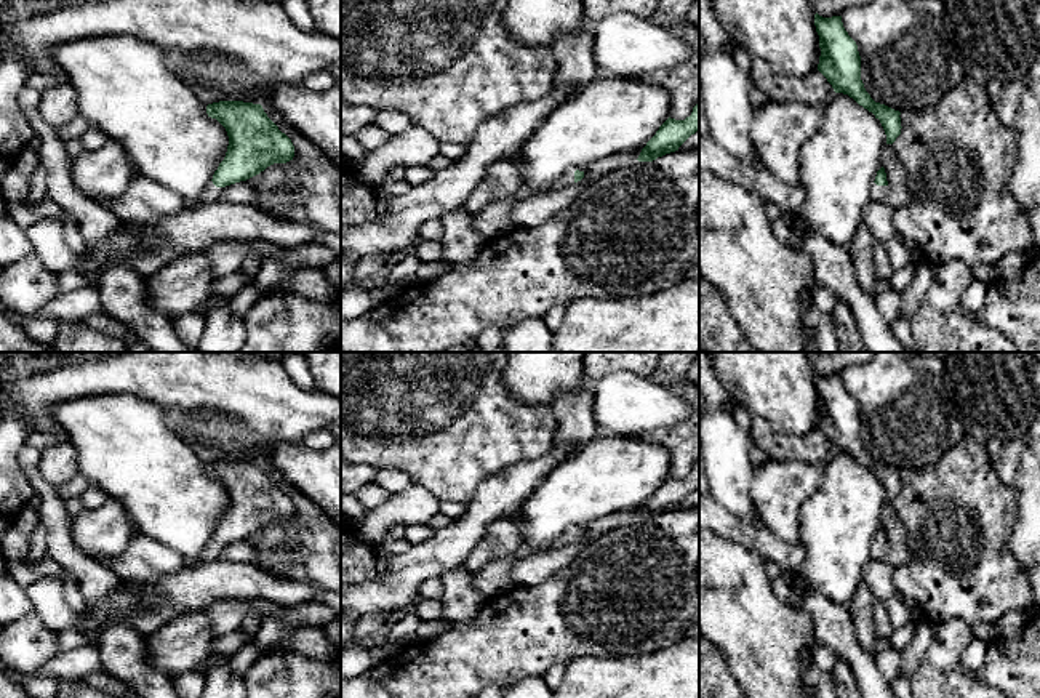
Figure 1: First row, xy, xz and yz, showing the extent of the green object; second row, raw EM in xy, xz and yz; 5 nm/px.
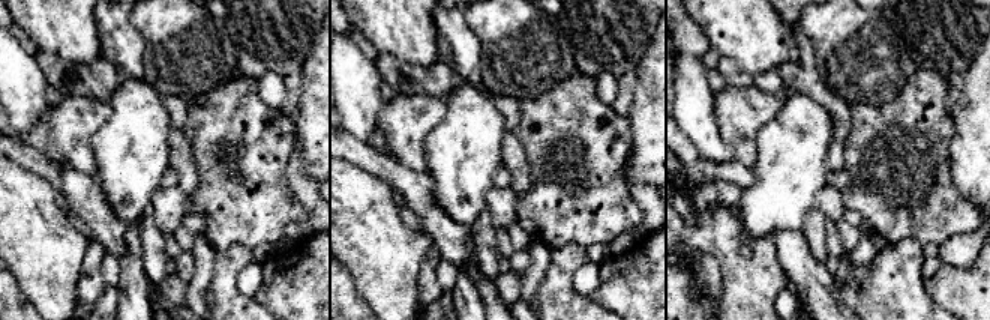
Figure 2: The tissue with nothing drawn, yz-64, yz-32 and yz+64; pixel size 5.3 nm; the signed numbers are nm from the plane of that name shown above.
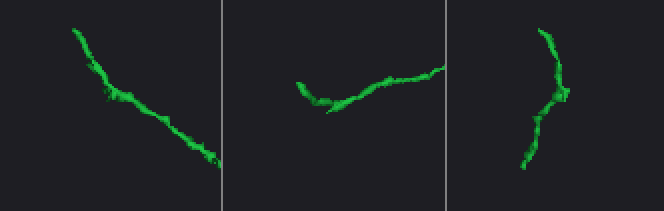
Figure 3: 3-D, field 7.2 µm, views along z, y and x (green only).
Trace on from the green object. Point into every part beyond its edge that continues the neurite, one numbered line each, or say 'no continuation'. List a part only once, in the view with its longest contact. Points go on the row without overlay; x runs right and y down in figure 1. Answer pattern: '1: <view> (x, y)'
1: xz (567, 537)

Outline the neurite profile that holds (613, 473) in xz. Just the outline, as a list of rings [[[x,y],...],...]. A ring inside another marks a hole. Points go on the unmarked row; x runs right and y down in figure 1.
[[[598,434],[566,456],[515,511],[522,541],[544,551],[571,525],[643,507],[669,477],[667,450],[635,434]]]

